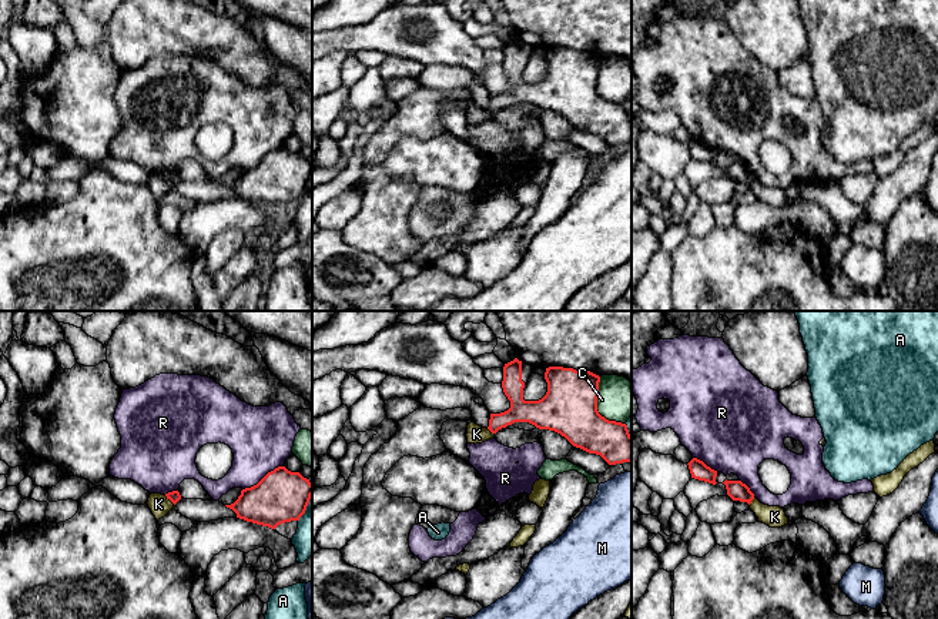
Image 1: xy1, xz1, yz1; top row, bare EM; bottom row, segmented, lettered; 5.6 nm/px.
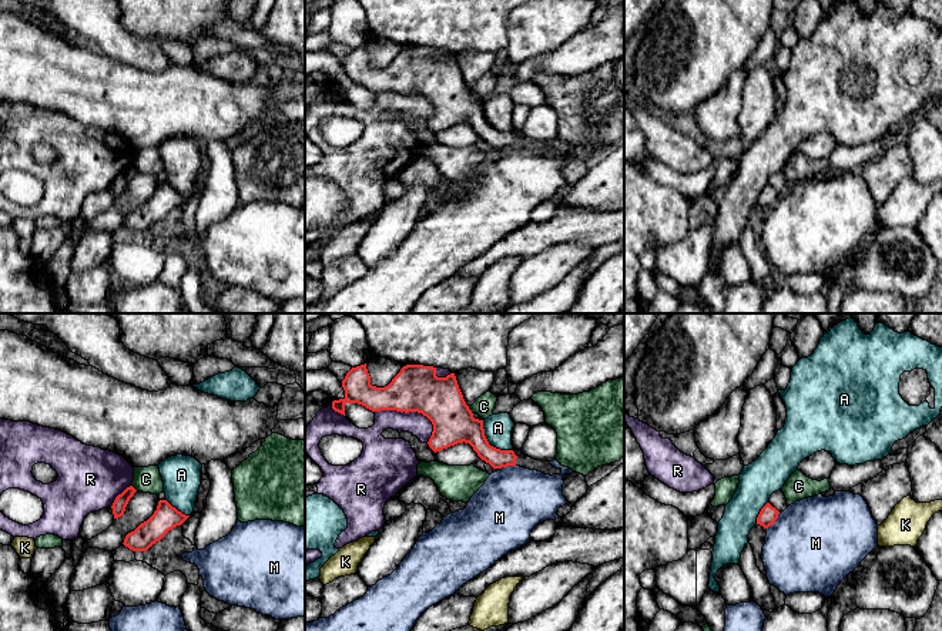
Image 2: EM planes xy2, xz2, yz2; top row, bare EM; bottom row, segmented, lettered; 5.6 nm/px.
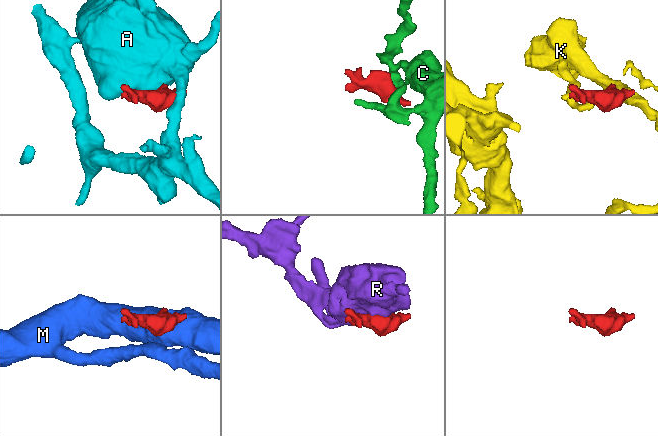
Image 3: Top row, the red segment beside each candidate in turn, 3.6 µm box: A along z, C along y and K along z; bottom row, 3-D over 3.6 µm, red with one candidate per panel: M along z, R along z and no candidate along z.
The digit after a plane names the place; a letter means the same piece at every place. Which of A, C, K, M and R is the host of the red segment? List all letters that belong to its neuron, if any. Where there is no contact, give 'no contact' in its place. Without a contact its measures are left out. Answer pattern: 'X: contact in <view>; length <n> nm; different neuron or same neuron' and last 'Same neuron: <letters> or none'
A: contact in xz2; length 240 nm; different neuron
C: contact in xz1; length 300 nm; different neuron
K: contact in xy1; length 80 nm; different neuron
M: contact in yz2; length 120 nm; different neuron
R: contact in xz2; length 360 nm; different neuron
Same neuron: none

